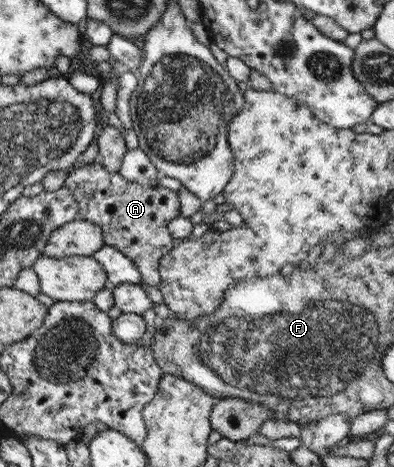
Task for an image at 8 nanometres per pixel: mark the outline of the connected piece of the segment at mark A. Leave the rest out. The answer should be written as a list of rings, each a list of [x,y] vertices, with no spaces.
[[[97,159],[73,170],[63,181],[77,203],[79,219],[99,226],[102,241],[128,257],[140,273],[140,281],[159,285],[158,263],[173,246],[167,222],[179,216],[179,199],[175,191],[155,186],[141,186],[123,178],[119,172],[107,172]]]

